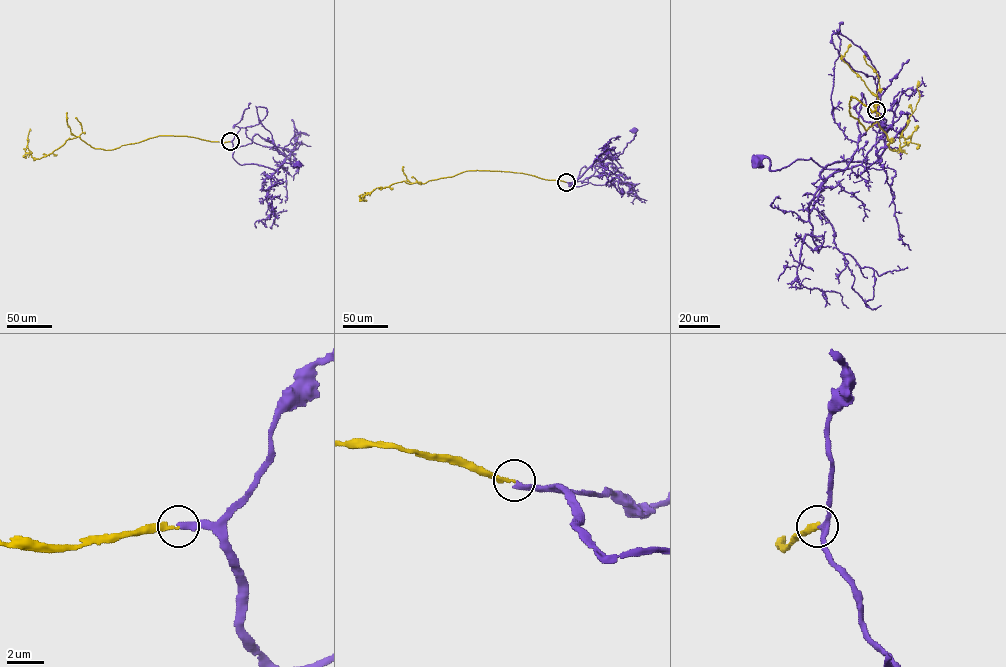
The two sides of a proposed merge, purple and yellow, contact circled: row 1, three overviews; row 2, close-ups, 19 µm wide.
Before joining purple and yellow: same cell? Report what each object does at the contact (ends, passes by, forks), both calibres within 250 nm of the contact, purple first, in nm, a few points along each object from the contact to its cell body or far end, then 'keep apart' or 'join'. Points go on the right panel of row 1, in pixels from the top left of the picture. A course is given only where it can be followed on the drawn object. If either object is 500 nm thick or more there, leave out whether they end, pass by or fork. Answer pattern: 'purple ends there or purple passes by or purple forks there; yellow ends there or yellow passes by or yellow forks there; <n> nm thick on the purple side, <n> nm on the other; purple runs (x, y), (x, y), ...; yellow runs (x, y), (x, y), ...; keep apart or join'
purple ends there; yellow ends there; 320 nm thick on the purple side, 200 nm on the other; purple runs (875, 110), (885, 150), (873, 163), (835, 161), (825, 179), (843, 170), (757, 161); yellow runs (875, 110), (850, 96), (849, 114), (865, 130), (880, 101), (888, 147), (900, 148), (919, 81); join

